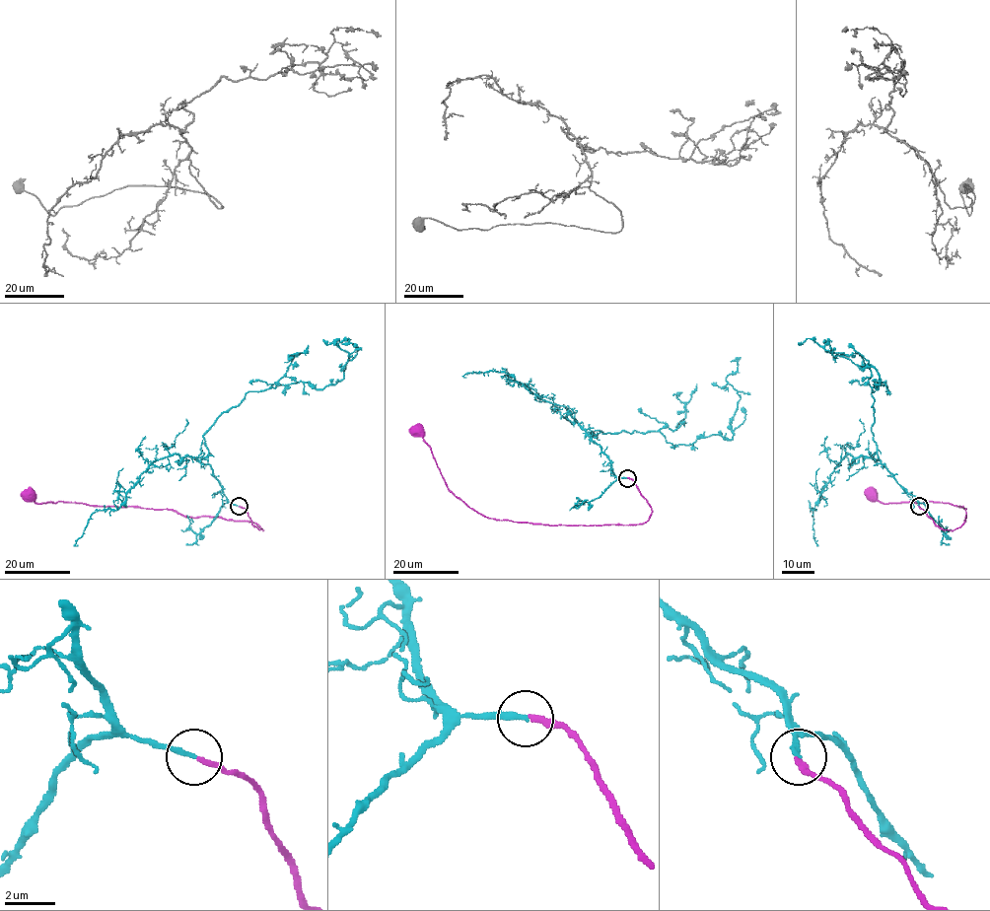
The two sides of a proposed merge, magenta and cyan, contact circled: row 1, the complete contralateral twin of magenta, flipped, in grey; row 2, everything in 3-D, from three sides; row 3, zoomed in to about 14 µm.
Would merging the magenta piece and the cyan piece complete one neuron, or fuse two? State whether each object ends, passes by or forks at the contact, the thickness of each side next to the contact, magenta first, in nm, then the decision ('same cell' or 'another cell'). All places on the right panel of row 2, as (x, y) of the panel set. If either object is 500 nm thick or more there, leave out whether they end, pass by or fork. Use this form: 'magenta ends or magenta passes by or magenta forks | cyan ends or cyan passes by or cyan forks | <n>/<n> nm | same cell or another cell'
magenta ends | cyan ends | 200/200 nm | same cell

